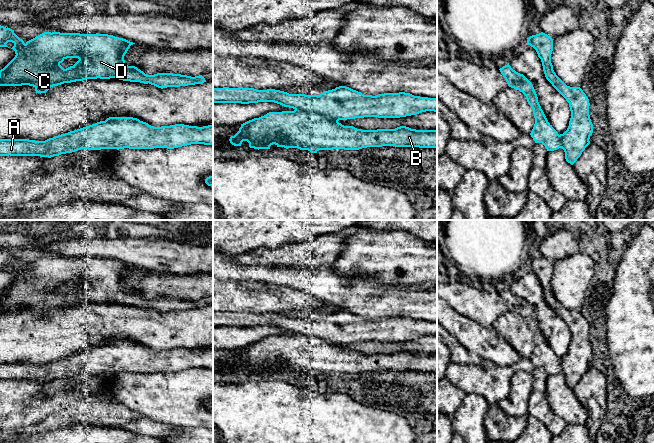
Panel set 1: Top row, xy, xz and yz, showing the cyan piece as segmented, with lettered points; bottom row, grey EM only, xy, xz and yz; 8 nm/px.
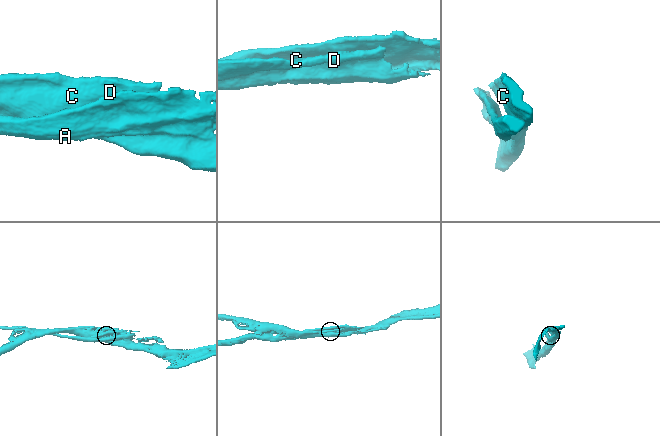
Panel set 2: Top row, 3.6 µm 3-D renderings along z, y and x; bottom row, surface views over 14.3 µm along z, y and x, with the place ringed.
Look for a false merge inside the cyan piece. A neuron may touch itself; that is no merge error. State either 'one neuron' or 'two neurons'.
two neurons

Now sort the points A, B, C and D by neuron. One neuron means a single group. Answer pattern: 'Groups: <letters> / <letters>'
Groups: A / B C D

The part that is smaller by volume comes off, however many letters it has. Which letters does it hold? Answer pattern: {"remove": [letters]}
{"remove": ["A"]}

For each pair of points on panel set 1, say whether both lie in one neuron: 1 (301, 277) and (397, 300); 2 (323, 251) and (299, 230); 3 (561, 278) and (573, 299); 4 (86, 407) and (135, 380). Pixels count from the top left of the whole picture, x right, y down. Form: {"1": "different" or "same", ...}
{"1": "same", "2": "different", "3": "same", "4": "different"}

